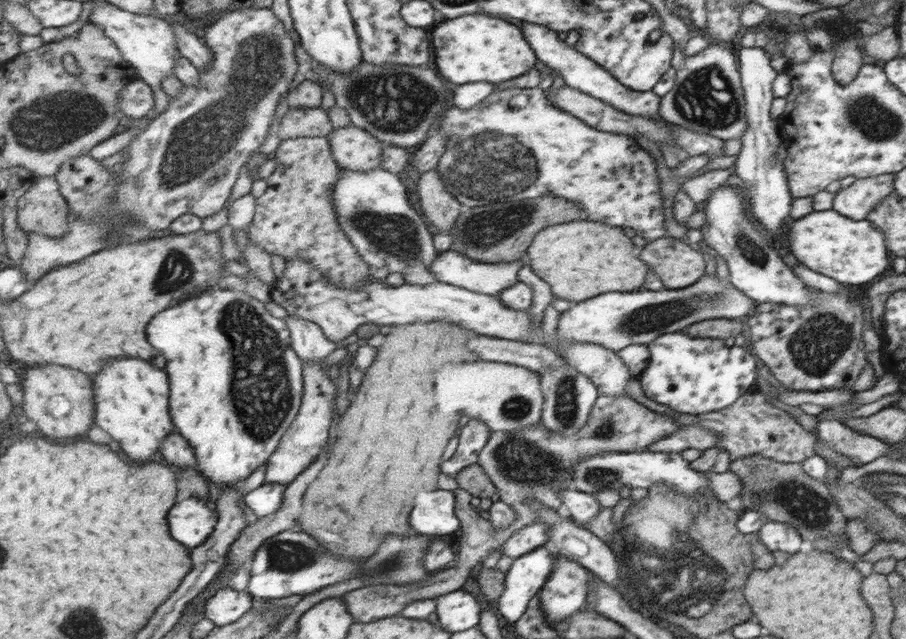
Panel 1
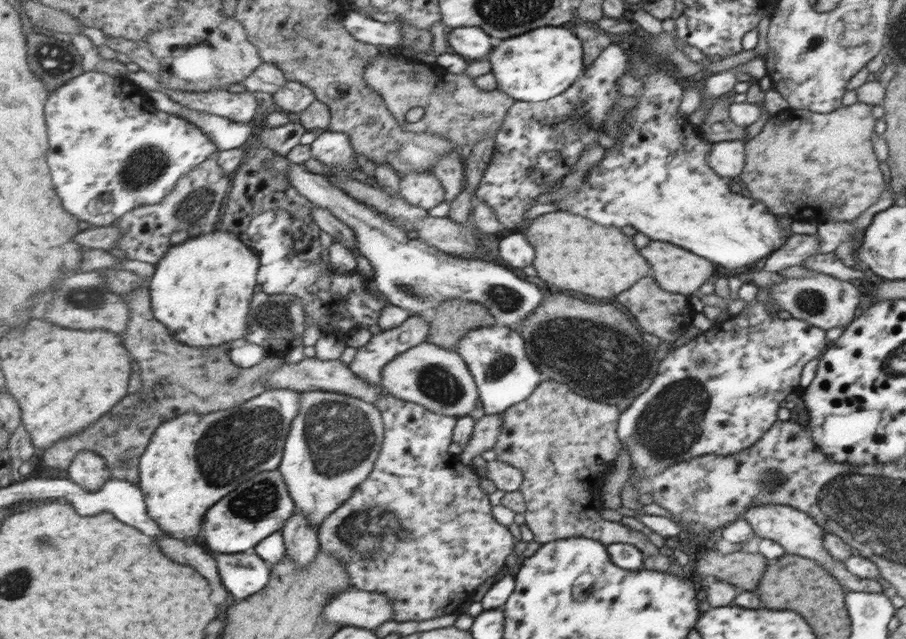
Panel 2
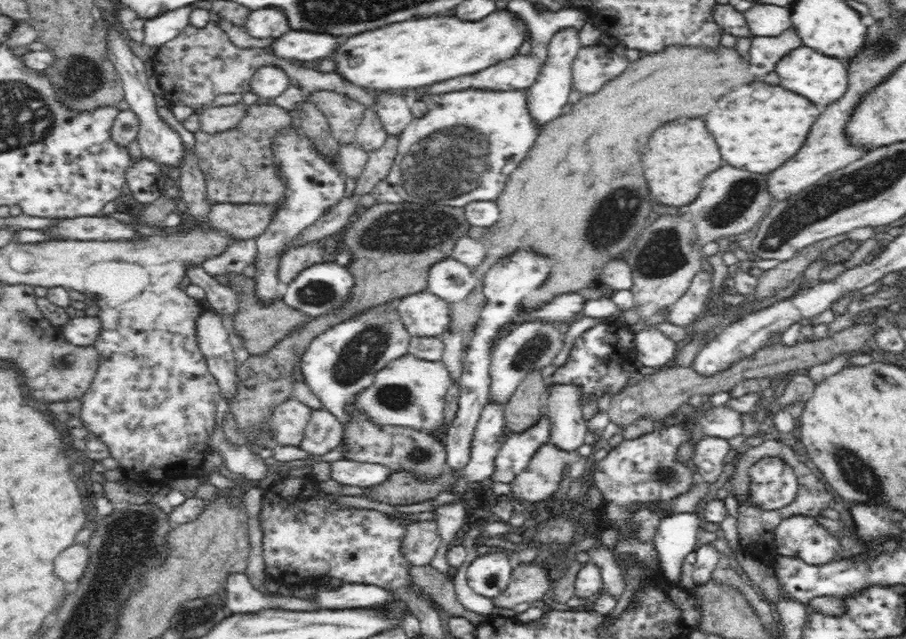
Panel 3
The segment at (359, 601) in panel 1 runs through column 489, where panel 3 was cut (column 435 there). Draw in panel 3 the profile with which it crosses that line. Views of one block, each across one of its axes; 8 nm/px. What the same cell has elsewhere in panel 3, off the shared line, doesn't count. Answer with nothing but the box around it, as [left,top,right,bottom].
[343,406,447,566]

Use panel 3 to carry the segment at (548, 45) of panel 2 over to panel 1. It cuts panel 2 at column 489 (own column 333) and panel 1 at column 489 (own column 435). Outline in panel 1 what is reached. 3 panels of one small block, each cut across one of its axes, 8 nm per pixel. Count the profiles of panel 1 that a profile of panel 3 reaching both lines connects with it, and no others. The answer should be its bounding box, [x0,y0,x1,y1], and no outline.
[432,16,540,85]

